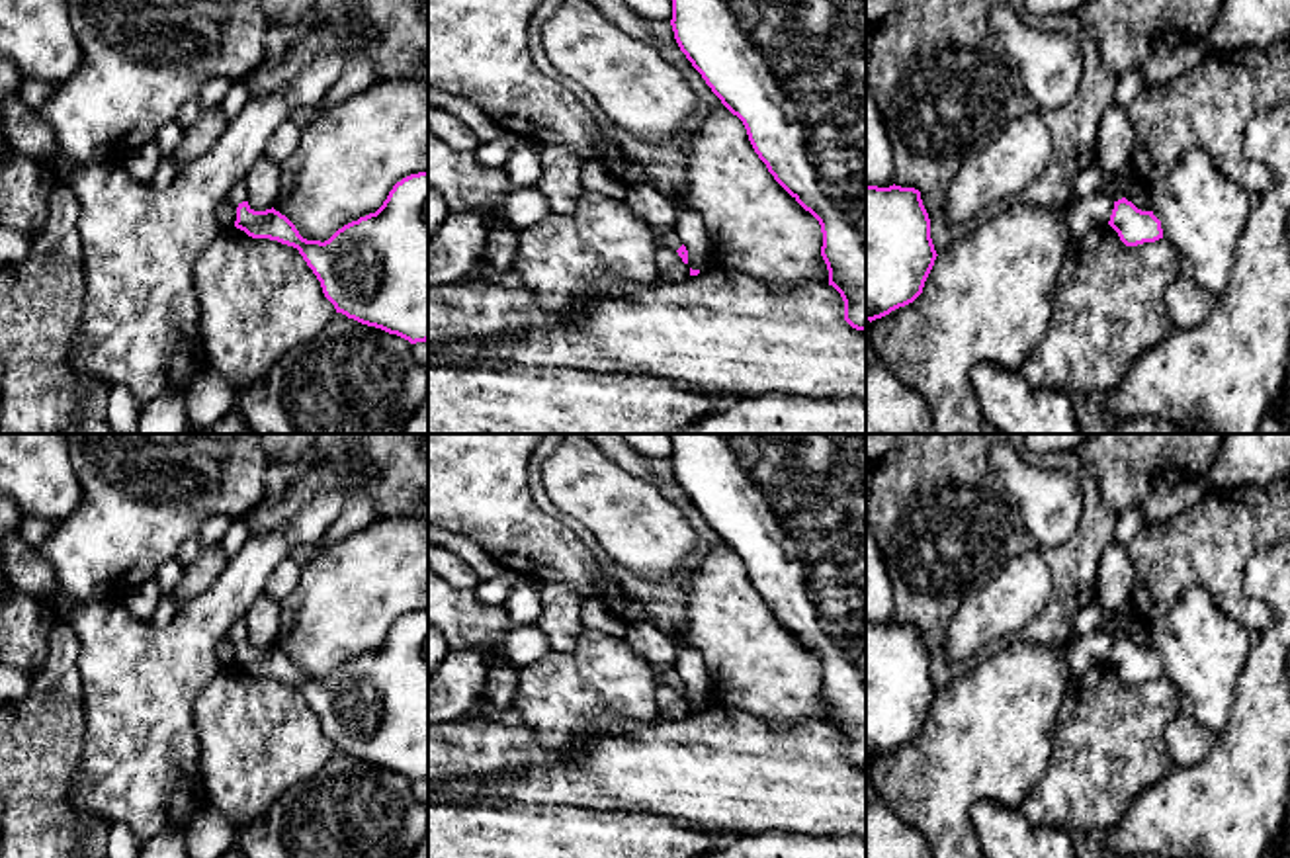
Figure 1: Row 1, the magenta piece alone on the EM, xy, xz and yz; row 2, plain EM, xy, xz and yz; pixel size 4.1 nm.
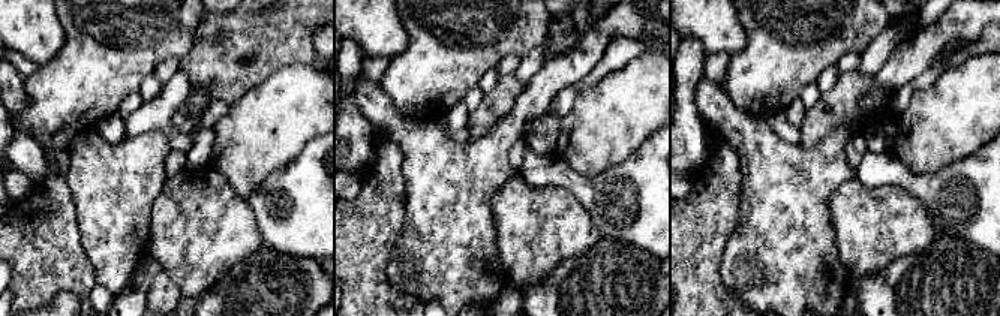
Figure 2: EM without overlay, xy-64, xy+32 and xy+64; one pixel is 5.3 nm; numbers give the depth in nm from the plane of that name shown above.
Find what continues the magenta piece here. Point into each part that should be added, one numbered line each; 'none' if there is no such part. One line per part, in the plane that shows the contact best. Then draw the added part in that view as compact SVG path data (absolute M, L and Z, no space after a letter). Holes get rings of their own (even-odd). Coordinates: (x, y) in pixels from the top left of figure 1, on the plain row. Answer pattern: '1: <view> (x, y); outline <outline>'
1: xy (237, 632); outline M240 618L240 620L236 620L233 625L231 625L231 629L229 629L229 633L227 633L227 639L236 647L242 639L246 639L246 623L244 623L244 620Z

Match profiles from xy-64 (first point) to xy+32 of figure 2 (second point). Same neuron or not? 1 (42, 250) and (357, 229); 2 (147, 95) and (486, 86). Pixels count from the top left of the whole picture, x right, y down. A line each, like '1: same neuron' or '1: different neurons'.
1: same neuron
2: same neuron

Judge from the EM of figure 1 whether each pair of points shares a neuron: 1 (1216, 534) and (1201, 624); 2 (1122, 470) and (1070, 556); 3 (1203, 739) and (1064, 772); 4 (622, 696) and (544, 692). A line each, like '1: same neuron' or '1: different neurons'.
1: different neurons
2: different neurons
3: different neurons
4: same neuron

